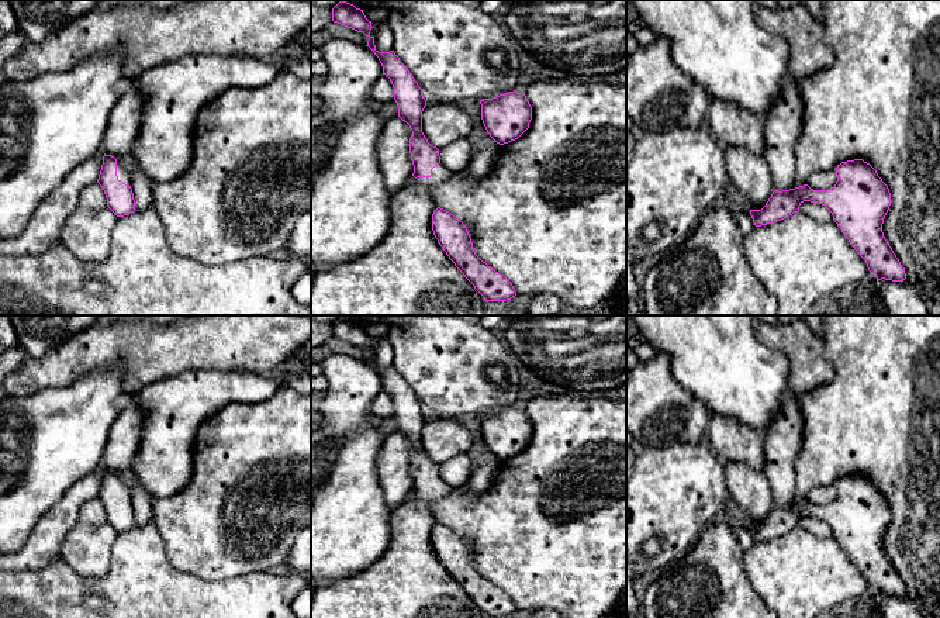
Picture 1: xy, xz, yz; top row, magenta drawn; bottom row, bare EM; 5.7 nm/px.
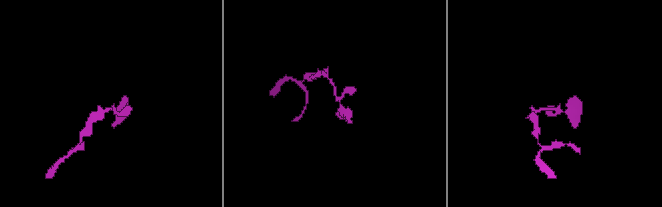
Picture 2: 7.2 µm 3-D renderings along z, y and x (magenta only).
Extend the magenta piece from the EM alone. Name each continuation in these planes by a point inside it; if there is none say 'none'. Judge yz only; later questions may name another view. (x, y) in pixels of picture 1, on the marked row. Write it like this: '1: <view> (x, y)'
1: yz (880, 102)

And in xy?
1: xy (151, 130)

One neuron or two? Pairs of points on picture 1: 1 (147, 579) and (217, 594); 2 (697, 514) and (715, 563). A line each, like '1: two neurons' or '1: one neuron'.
1: one neuron
2: two neurons

